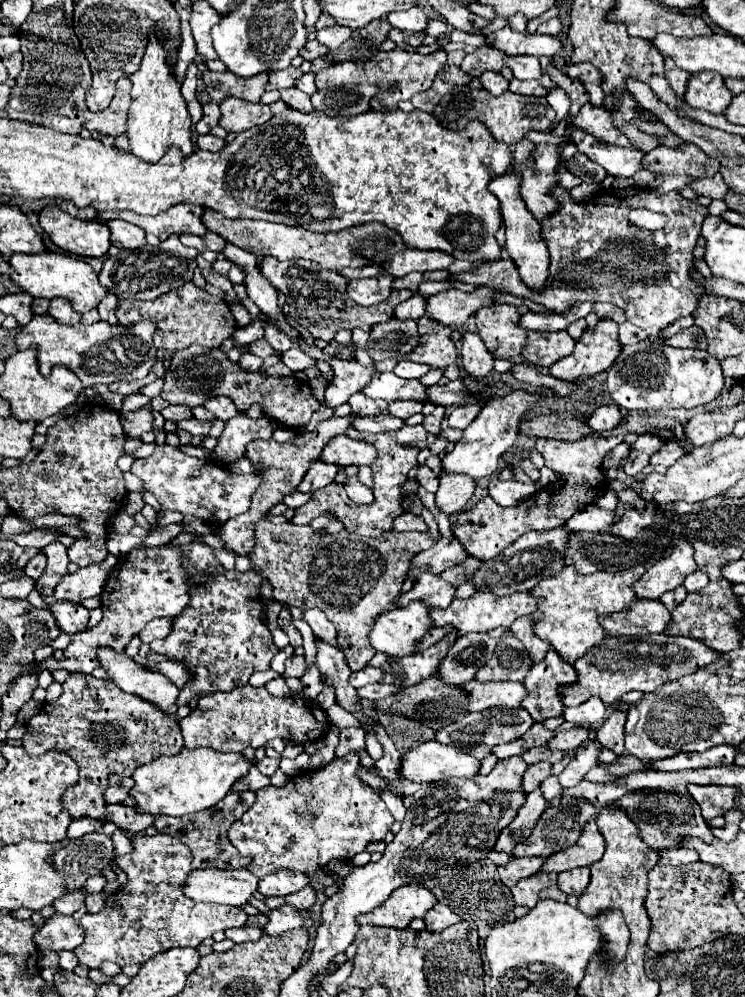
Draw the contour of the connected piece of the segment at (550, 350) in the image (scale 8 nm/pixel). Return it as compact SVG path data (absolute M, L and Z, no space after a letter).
M567 330L561 332L527 332L527 348L523 356L539 366L551 366L553 362L569 356L573 352L575 340L569 336Z

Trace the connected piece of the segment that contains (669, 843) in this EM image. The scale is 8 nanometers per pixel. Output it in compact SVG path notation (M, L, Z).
M635 790L625 794L623 798L619 798L613 808L625 808L627 814L631 816L631 820L639 826L641 830L641 838L653 846L655 850L671 850L671 848L681 848L683 846L683 838L699 838L707 844L711 844L715 838L709 830L707 820L701 816L701 808L697 808L697 802L693 800L693 796L689 796L687 790L675 792L675 790Z

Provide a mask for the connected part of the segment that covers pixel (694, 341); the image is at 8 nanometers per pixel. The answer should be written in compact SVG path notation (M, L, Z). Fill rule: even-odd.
M697 326L683 328L681 332L677 332L675 336L667 338L665 342L671 344L671 346L677 346L677 348L699 348L699 350L707 348L705 332L701 332L701 328L697 328Z

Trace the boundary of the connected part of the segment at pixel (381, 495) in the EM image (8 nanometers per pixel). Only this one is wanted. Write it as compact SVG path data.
M421 424L417 426L405 426L399 432L387 432L387 434L363 434L363 440L373 444L377 450L377 460L371 464L373 470L373 492L375 492L375 502L369 506L363 504L355 504L347 496L344 485L329 484L321 490L317 490L313 494L313 500L309 500L305 506L295 510L293 522L295 524L309 524L313 518L317 518L319 514L325 512L333 512L337 514L337 518L345 524L347 532L355 532L359 536L381 536L383 532L393 528L393 520L403 514L403 492L401 486L407 482L407 474L413 466L417 466L417 456L419 456L419 448L413 446L413 442L417 440L425 440L427 432Z

